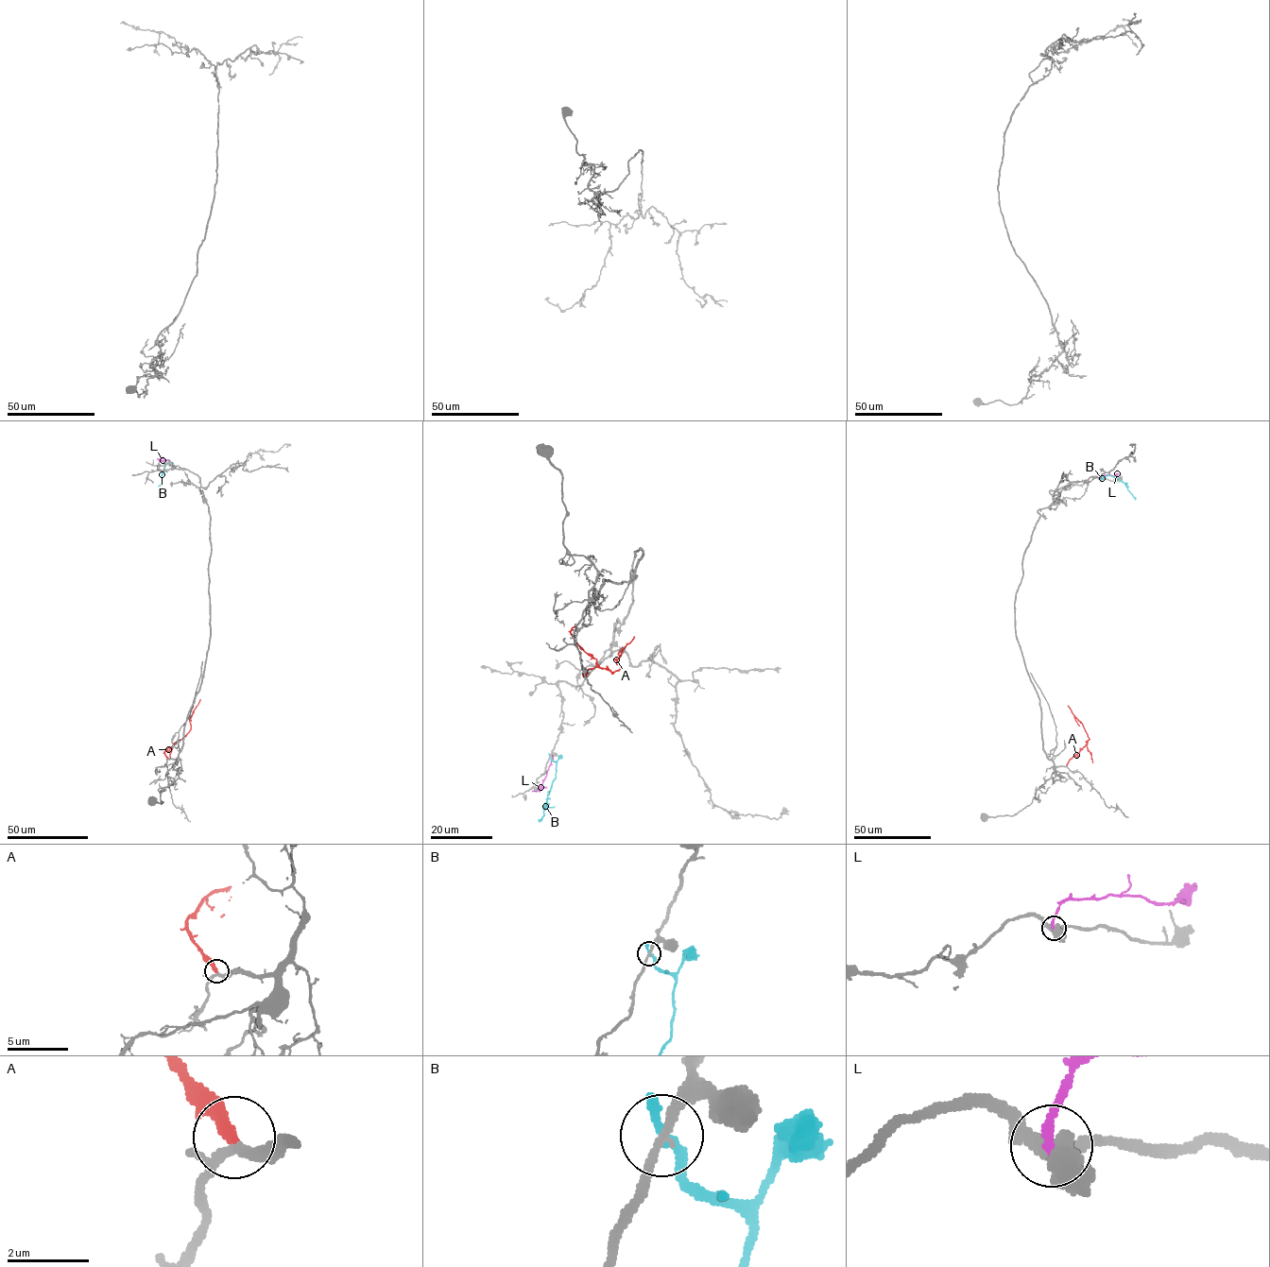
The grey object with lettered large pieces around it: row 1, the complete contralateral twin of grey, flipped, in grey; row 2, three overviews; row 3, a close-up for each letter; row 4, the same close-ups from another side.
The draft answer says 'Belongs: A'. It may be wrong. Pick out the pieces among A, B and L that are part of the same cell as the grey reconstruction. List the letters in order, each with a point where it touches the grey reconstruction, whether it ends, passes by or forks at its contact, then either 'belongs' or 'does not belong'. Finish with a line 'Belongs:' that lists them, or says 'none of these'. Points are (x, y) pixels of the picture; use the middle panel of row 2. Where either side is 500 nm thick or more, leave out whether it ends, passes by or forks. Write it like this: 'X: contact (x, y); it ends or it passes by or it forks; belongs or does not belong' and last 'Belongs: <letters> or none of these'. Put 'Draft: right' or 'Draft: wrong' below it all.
A: contact (578, 624); it ends; belongs
B: contact (549, 756); it ends; does not belong
L: contact (554, 753); it ends; does not belong
Belongs: A
Draft: right

